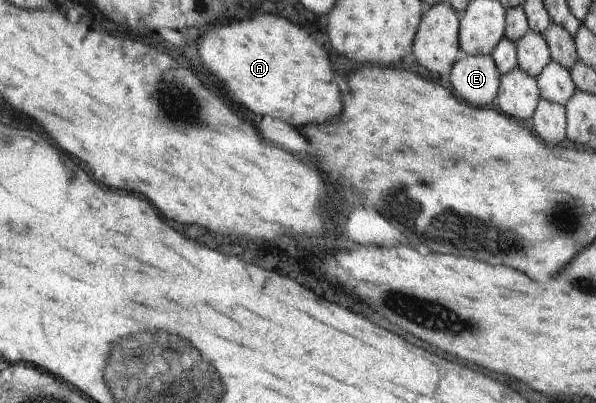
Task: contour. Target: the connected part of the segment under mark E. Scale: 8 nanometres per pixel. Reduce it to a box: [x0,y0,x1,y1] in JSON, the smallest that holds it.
[450,53,502,106]

